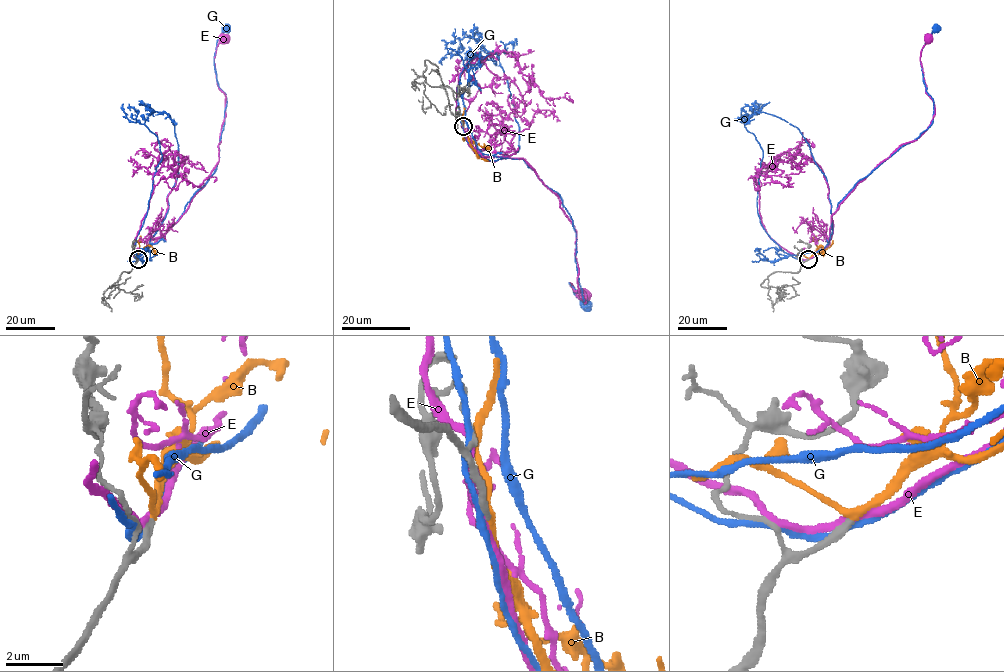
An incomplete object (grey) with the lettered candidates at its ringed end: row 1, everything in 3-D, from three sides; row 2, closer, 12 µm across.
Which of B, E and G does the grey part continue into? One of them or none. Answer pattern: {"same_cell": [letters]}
{"same_cell": ["B"]}

